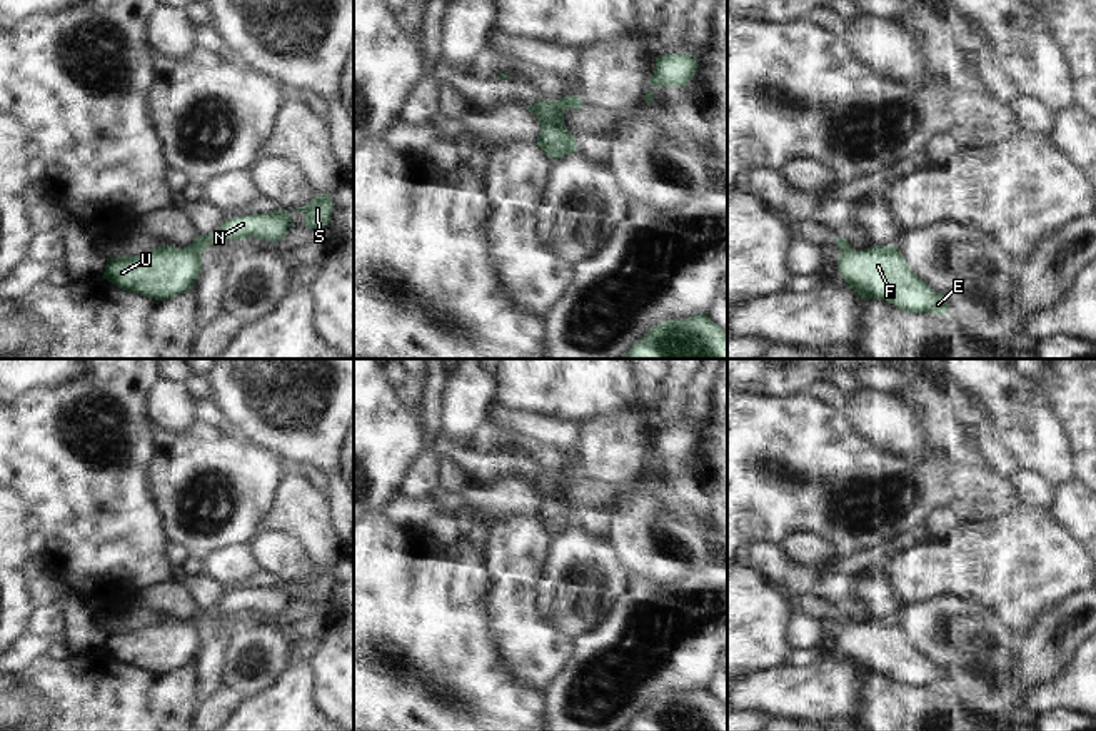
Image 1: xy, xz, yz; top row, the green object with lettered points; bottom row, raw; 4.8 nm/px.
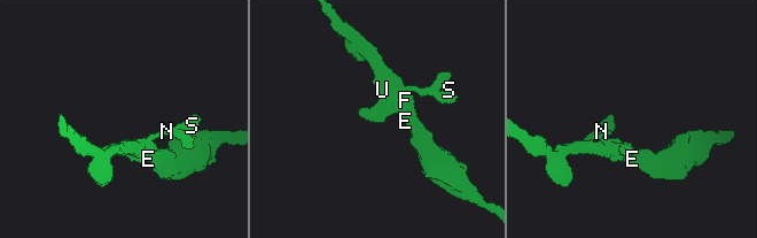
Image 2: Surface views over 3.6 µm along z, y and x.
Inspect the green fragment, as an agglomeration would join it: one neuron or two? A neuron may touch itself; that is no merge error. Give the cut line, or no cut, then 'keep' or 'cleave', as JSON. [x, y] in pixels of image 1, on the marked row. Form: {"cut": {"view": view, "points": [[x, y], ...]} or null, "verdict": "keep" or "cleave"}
{"cut": {"view": "xy", "points": [[182, 247], [201, 254]]}, "verdict": "cleave"}

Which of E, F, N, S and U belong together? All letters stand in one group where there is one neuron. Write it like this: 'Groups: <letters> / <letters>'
Groups: E F U / N S.

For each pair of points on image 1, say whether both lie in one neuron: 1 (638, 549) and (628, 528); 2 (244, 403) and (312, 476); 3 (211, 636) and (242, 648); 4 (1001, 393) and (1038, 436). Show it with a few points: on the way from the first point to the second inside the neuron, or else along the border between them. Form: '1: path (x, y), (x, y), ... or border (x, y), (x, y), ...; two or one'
1: path (638, 544), (638, 538), (633, 533); one
2: border (294, 461), (312, 464), (326, 476); two
3: border (256, 621), (242, 628), (229, 641), (219, 681); two
4: path (1011, 403), (1025, 416), (1028, 426); one

